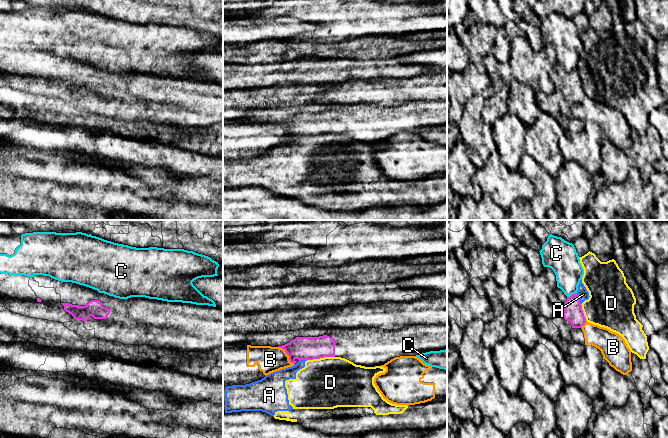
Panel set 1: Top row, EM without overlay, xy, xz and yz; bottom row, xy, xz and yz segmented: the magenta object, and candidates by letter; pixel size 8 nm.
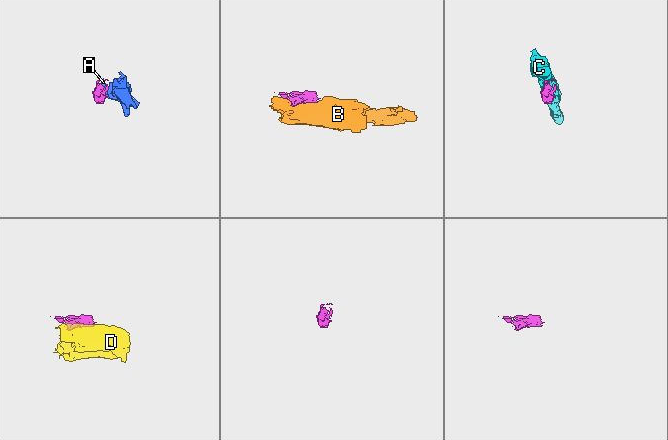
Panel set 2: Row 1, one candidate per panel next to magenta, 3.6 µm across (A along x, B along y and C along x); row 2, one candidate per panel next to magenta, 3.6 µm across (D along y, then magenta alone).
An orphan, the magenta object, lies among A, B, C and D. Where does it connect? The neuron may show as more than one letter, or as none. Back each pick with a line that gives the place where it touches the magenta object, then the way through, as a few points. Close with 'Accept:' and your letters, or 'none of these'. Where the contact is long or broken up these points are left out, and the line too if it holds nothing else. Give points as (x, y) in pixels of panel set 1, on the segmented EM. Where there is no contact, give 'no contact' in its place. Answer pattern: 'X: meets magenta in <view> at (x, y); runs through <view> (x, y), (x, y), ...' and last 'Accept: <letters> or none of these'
Accept: none of these

